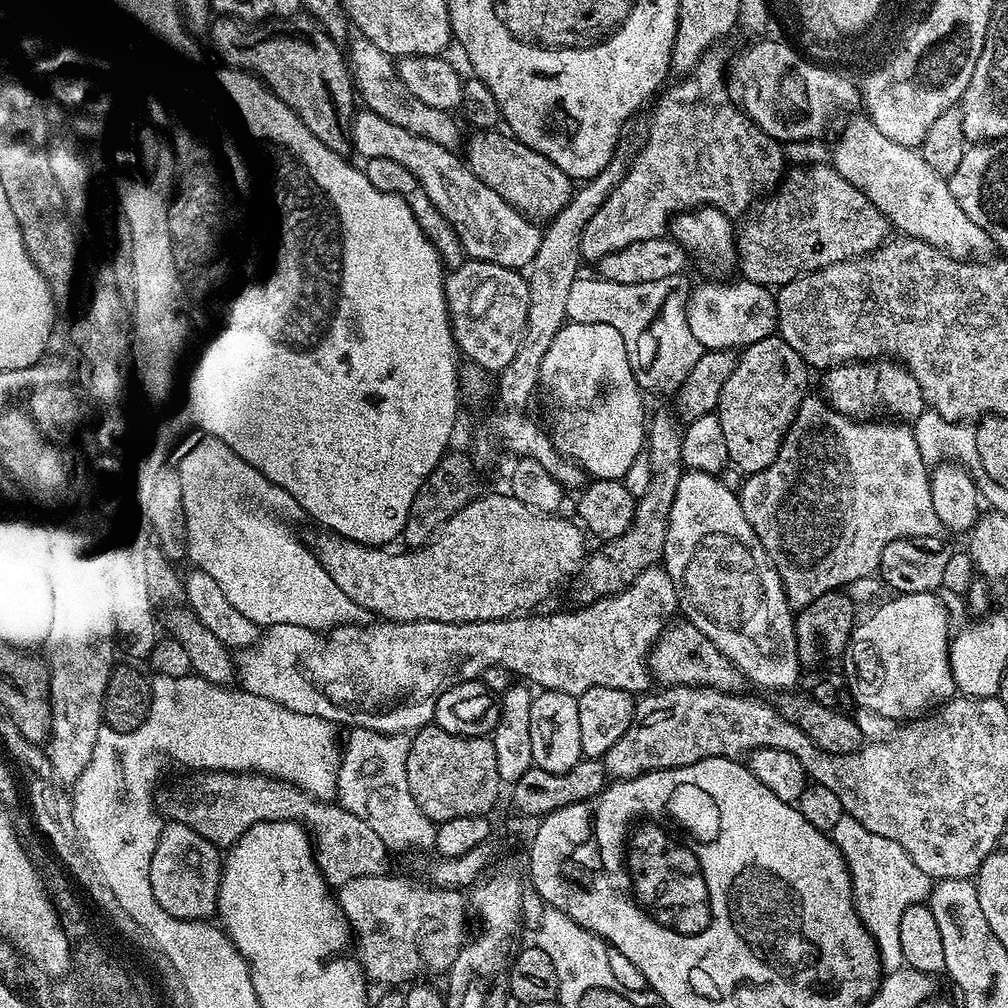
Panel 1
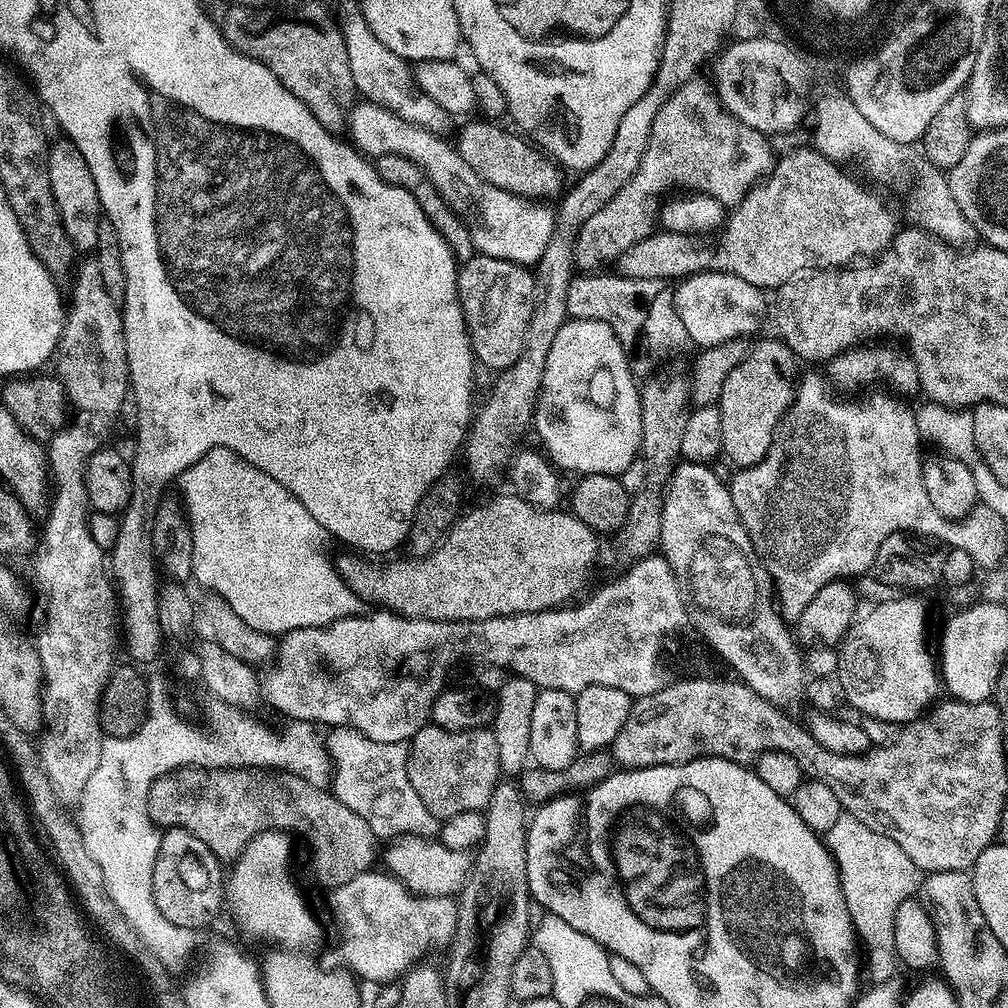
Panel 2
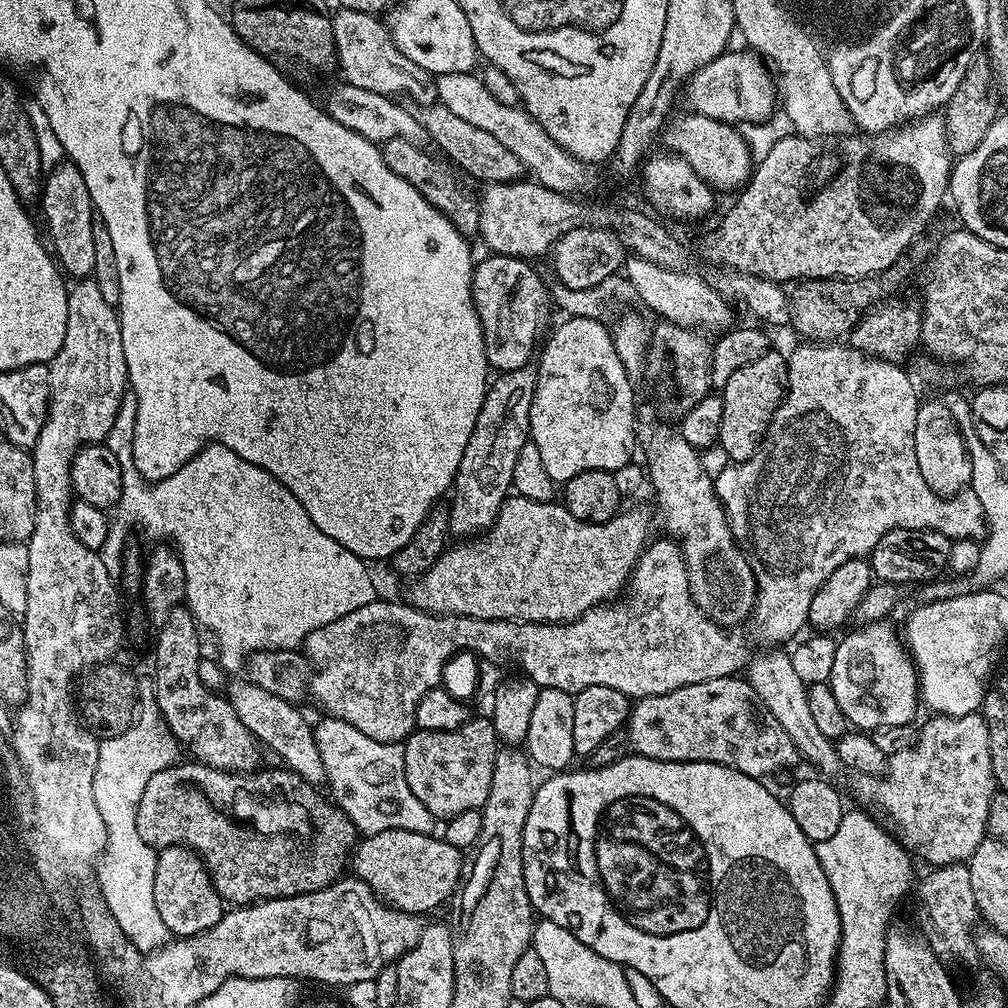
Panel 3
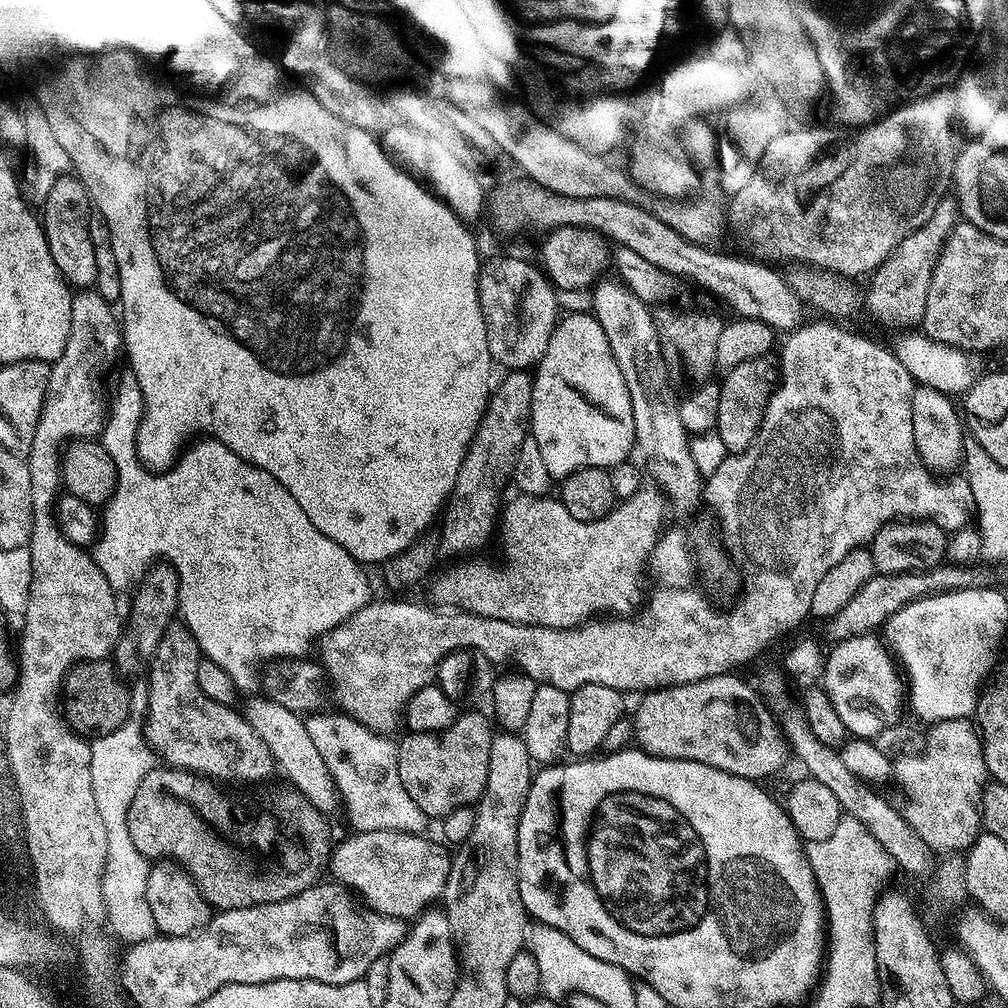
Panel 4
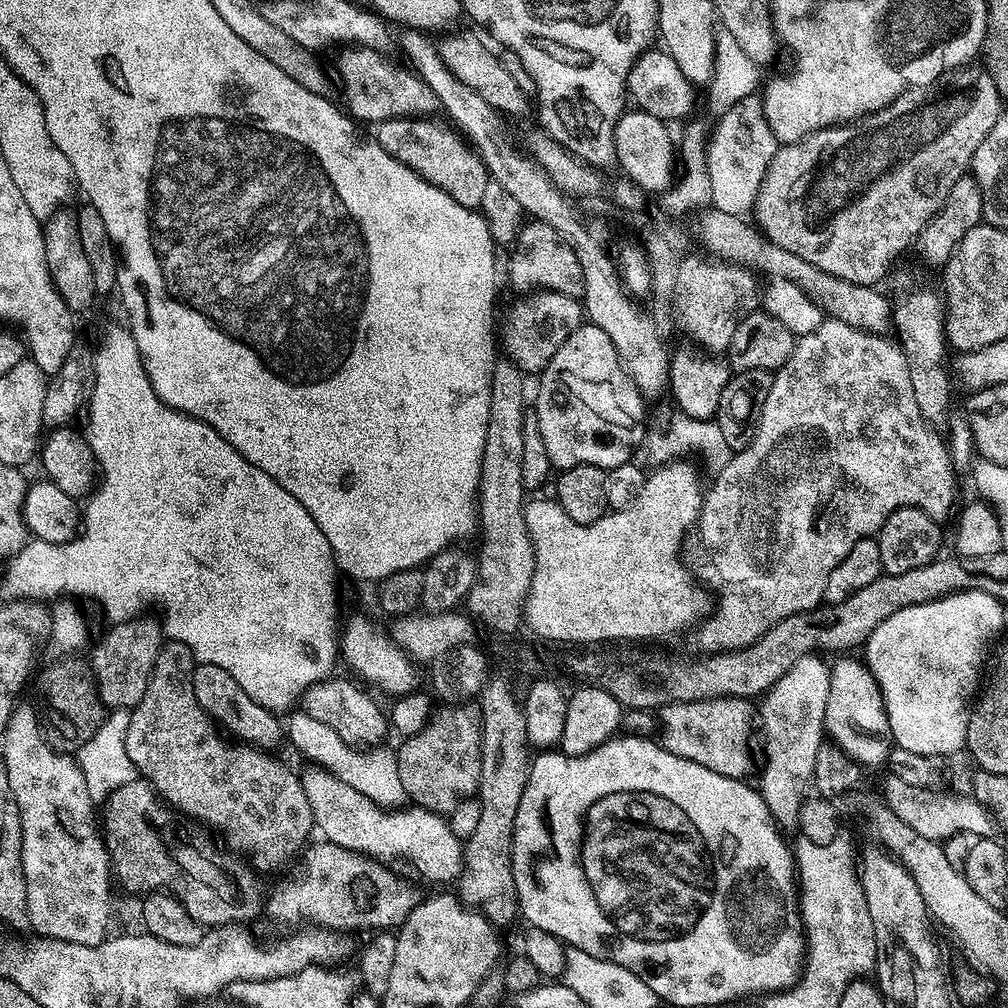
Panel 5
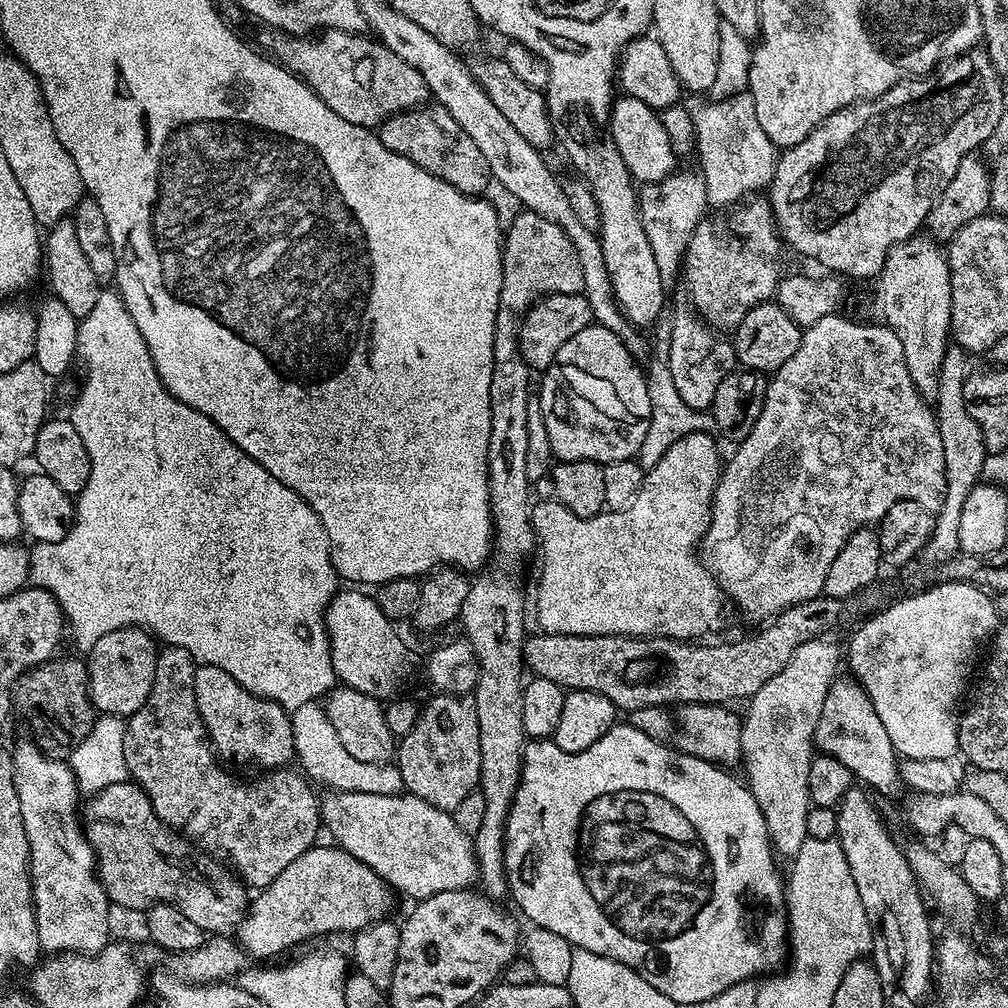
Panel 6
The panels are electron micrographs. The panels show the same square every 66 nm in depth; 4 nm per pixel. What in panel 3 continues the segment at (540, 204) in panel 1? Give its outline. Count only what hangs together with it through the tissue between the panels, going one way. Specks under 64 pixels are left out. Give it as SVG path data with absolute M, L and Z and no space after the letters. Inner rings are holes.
M439 102L427 105L421 112L424 113L419 113L418 119L423 124L427 137L436 142L437 146L445 152L443 155L457 169L465 168L474 179L490 184L507 184L513 180L521 179L522 165L520 160L510 150L502 146L502 143L498 142L493 134L464 122Z

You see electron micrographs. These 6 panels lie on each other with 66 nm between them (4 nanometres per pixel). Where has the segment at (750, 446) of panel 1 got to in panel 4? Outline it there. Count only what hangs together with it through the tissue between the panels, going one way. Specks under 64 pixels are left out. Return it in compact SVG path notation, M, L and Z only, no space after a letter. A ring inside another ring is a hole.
M761 358L742 362L738 366L727 369L725 380L719 381L720 401L718 402L718 418L714 432L722 440L722 448L728 454L745 452L756 438L756 432L764 417L764 408L772 396L774 385L778 380L778 372L771 359Z

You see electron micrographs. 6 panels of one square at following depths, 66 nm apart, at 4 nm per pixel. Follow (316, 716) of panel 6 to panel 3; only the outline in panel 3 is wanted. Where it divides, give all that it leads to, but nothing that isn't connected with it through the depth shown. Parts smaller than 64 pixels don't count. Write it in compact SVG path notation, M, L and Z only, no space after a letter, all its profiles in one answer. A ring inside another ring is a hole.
M320 719L324 720L315 721L314 731L324 779L336 795L335 803L352 819L359 833L371 834L395 828L418 834L437 831L437 817L432 816L430 810L418 802L418 798L414 798L414 790L410 790L410 782L406 782L404 750L400 744L366 738L366 734L362 734L362 730L354 730L350 722Z

